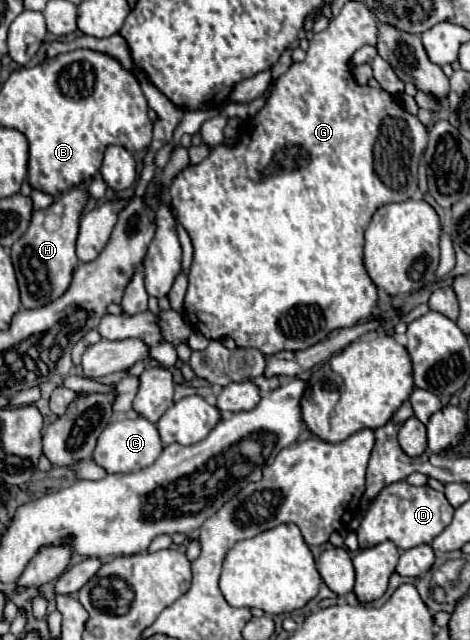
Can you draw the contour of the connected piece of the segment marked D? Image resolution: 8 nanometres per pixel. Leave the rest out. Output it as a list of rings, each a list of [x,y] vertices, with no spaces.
[[[395,482],[381,490],[371,508],[367,510],[361,526],[357,530],[359,548],[371,548],[383,540],[391,540],[397,548],[407,550],[419,544],[429,544],[453,518],[453,506],[447,502],[443,492],[431,486],[411,486],[407,482]]]

